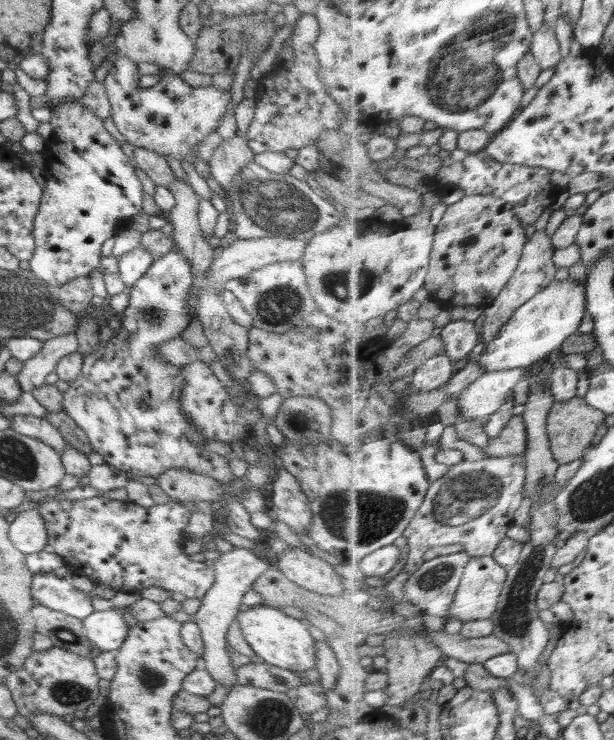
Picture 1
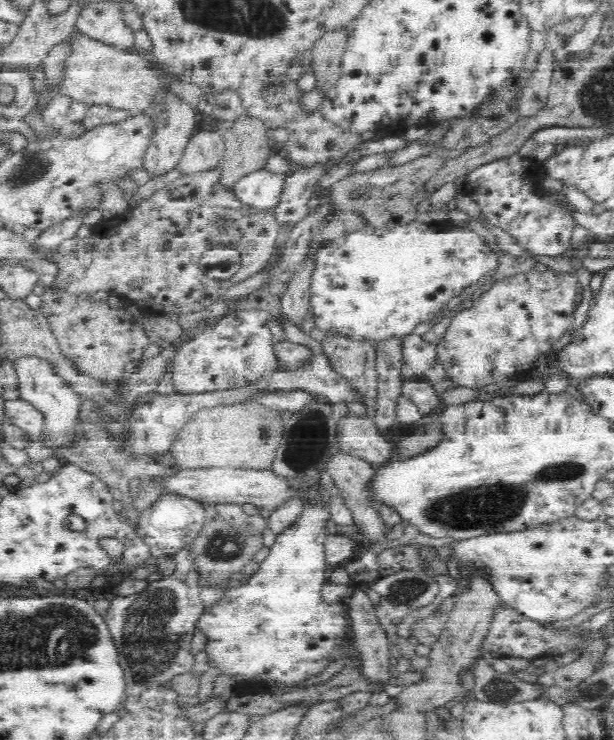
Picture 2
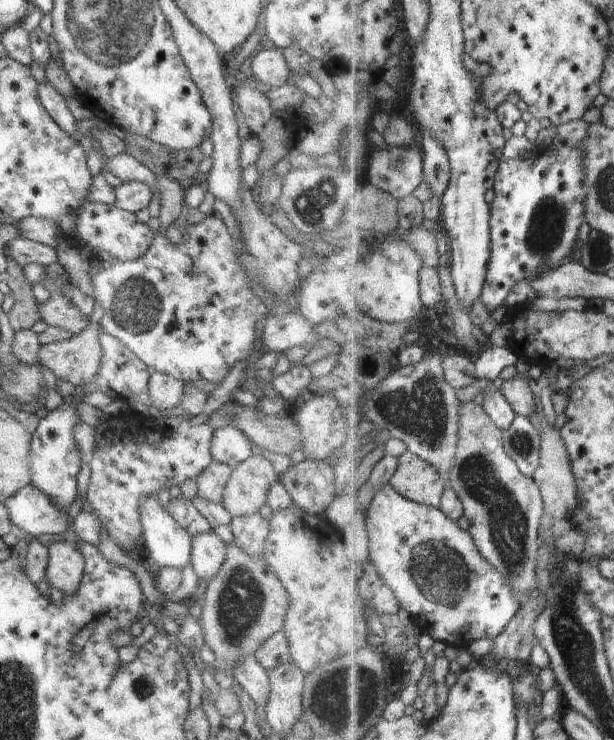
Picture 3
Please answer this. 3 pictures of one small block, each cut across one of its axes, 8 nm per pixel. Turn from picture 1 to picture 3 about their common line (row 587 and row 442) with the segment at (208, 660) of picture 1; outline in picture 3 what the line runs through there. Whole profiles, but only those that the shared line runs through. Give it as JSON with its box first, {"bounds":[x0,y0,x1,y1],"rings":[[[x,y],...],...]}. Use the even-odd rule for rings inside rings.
{"bounds":[210,427,255,469],"rings":[[[226,427],[213,431],[210,454],[216,462],[233,469],[255,454],[253,442],[237,428]]]}

